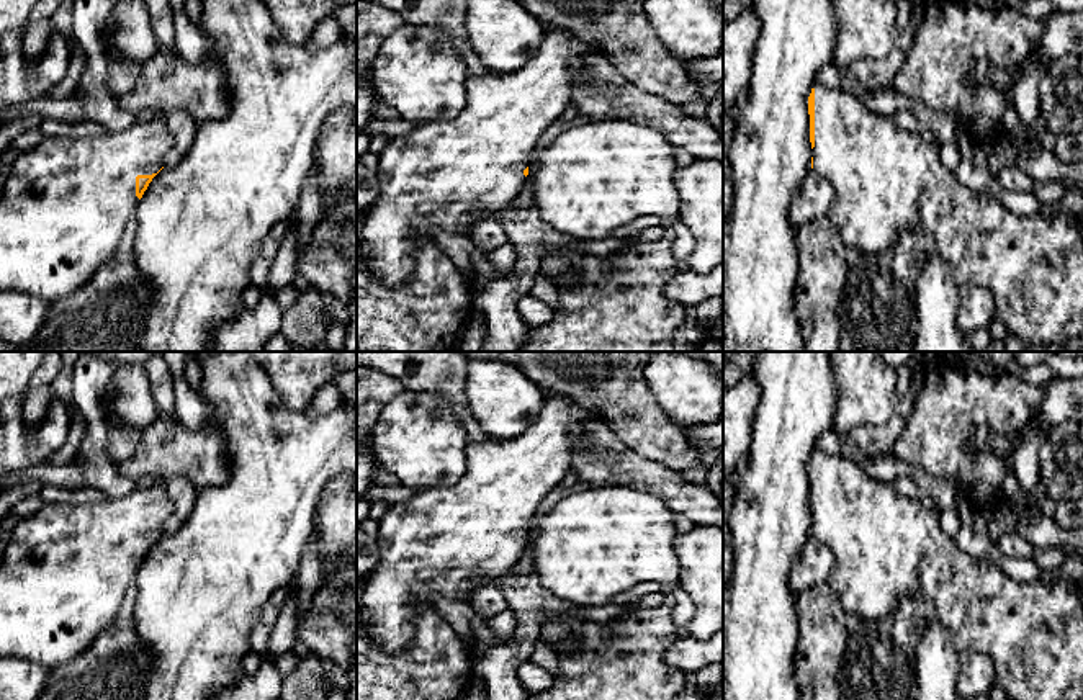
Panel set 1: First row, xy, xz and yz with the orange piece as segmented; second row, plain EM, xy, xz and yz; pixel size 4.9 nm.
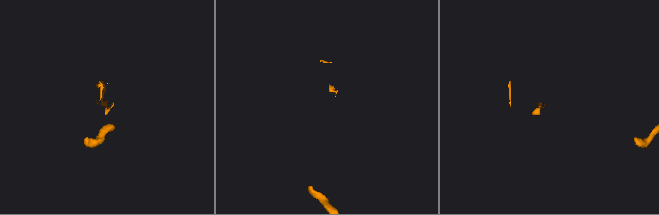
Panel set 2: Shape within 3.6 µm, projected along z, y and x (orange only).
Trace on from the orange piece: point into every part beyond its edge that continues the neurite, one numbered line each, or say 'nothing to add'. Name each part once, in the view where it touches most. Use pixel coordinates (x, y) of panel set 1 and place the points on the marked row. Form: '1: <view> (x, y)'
1: yz (885, 179)

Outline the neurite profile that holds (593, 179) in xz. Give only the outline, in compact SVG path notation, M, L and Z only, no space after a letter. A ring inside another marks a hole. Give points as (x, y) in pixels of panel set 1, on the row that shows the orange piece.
M623 119L589 121L561 132L546 149L530 155L527 178L533 183L540 218L581 240L609 239L618 227L645 216L677 218L674 149L658 129Z

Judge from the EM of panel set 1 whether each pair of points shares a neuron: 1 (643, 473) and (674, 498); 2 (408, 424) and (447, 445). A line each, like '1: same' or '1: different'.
1: same
2: same

